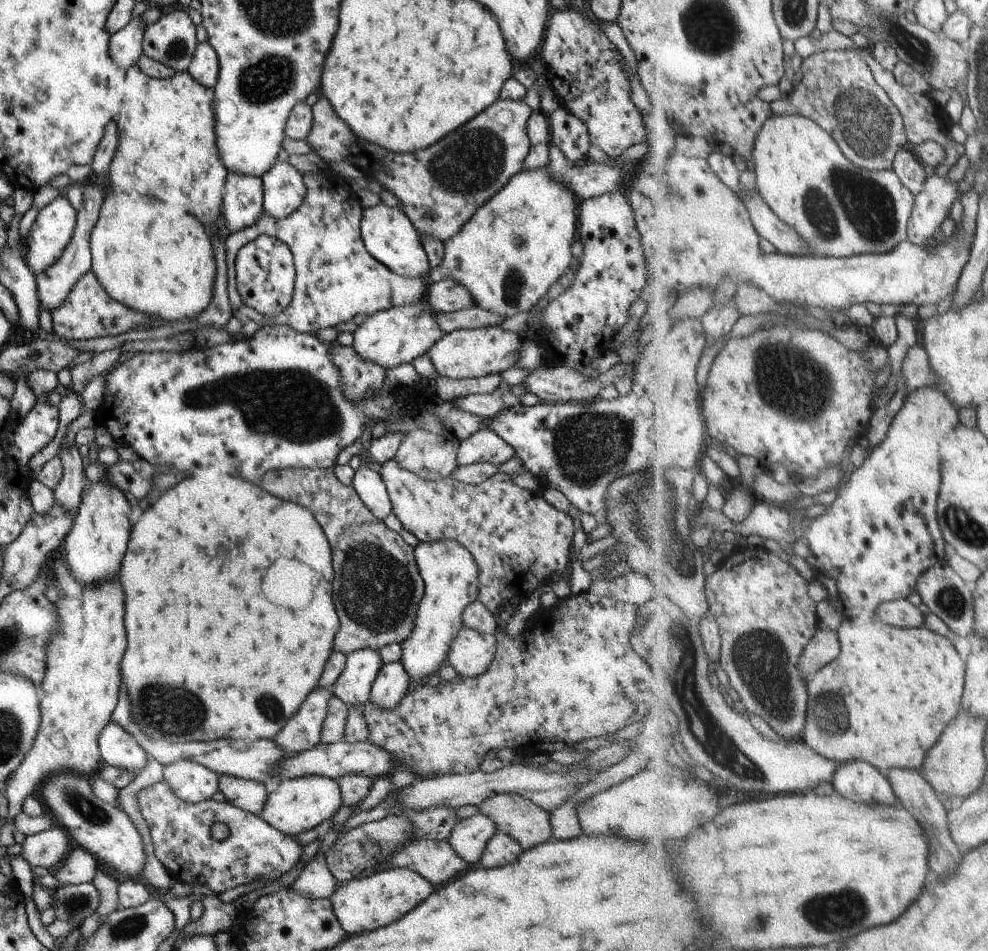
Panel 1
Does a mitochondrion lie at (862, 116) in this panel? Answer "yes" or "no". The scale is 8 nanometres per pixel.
yes

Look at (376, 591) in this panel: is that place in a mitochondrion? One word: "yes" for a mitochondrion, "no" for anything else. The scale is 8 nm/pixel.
yes

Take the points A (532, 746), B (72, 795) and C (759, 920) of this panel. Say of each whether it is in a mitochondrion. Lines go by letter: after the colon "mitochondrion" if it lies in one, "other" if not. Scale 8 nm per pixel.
A: other
B: mitochondrion
C: mitochondrion

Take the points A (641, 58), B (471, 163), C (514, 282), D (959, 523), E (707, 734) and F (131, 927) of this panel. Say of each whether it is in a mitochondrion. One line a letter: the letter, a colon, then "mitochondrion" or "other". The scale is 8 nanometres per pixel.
A: other
B: mitochondrion
C: mitochondrion
D: mitochondrion
E: mitochondrion
F: mitochondrion

